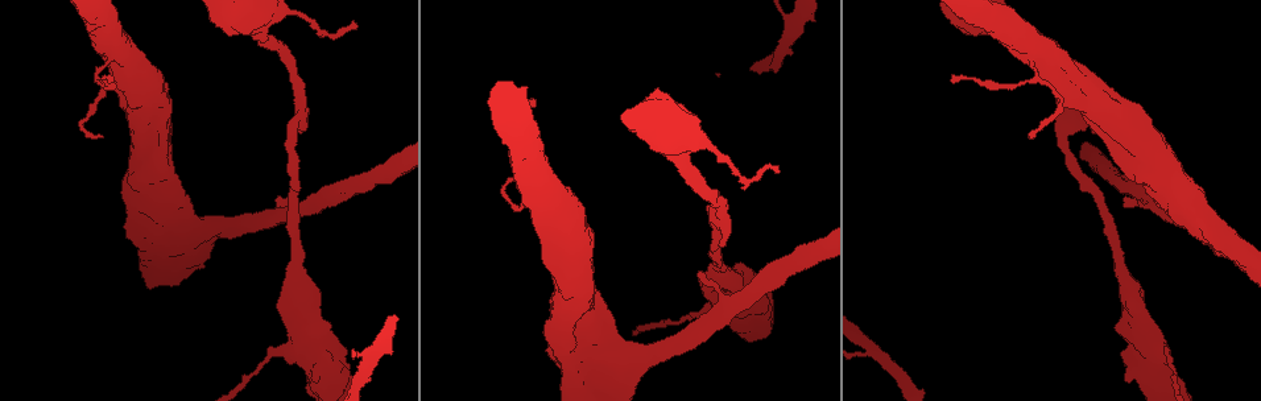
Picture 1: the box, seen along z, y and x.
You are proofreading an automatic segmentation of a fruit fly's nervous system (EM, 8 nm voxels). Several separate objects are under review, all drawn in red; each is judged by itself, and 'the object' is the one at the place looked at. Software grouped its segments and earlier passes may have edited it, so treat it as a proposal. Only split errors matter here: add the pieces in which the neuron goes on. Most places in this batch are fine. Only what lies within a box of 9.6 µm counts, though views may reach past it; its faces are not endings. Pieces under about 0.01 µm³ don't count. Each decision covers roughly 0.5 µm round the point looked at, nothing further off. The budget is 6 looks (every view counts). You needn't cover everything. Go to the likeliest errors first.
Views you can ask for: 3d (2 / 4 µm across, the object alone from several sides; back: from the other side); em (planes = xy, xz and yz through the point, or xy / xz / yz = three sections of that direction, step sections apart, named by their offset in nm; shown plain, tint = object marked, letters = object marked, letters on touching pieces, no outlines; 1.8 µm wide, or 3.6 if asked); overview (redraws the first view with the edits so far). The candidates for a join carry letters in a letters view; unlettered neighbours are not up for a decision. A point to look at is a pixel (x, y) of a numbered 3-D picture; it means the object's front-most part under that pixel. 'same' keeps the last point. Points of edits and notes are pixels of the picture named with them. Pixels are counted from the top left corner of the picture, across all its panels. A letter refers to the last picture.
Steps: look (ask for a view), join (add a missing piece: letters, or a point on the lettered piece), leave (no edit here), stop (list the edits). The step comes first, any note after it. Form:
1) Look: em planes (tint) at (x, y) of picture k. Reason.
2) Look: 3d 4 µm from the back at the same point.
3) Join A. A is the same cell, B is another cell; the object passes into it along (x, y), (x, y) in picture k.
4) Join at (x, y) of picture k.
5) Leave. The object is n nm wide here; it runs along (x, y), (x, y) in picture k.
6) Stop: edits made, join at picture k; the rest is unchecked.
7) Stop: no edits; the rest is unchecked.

Look: 3d 2 µm at (102, 138) of picture 1. Branch stops here.

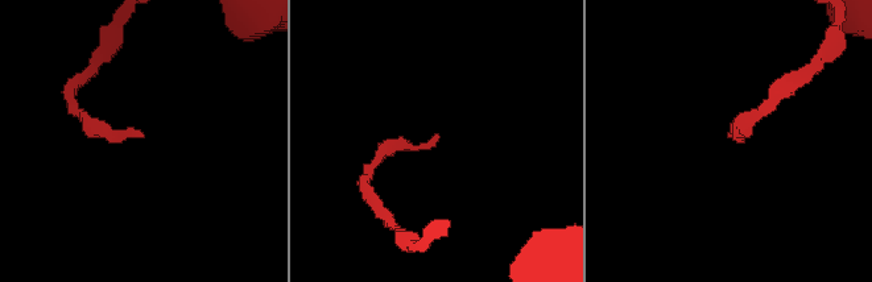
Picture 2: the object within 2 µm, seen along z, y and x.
Look: em xz step 16 (plain) at (136, 135) of picture 2. Now the EM.

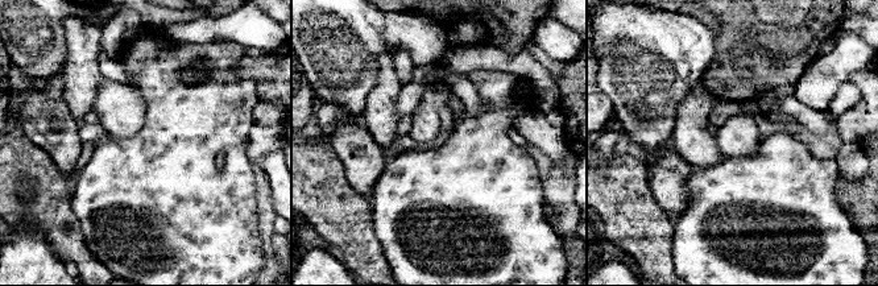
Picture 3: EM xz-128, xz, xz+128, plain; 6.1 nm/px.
Look: em xz step 16 (letters) at the same point.

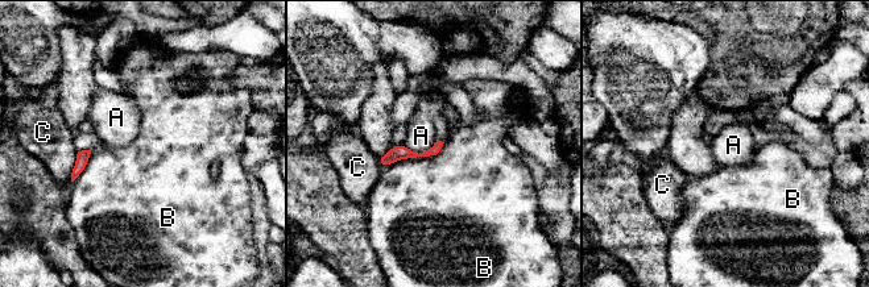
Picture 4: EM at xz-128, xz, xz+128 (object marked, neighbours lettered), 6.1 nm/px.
Leave. A, B and C are other cells; a border runs along (438, 140), (419, 152), (402, 144) in picture 4; none of them fits.

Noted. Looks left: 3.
Look: 3d 4 µm at (801, 21) of picture 1. A fork.

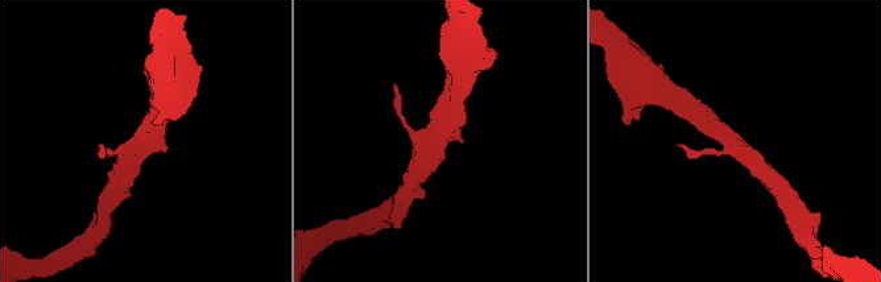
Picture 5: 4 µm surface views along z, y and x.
Look: em planes (plain) at (737, 145) of picture 5. 3 arms meet here.

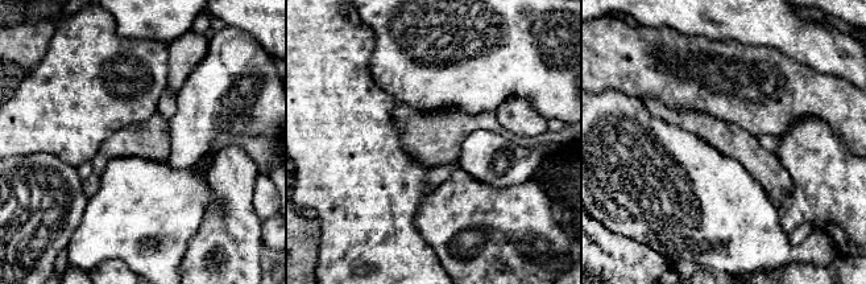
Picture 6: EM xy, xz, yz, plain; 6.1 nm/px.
Look: em planes (letters) at the same point. What lies round it.

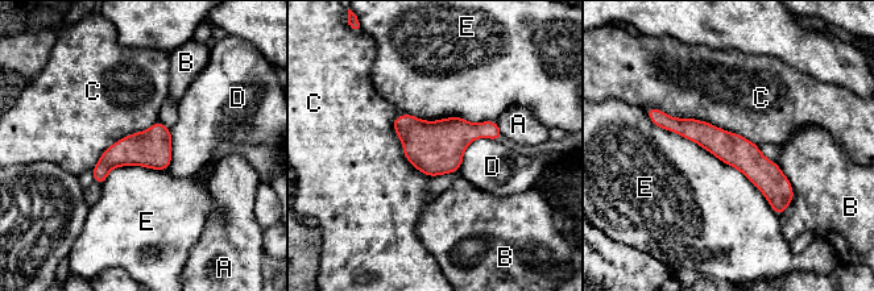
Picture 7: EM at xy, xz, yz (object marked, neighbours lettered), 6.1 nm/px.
Leave. A, B, C, D and E are other cells; it runs along (657, 120), (741, 153), (790, 196) in picture 7; none of them fits.

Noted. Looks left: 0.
Stop: no edits; the rest is unchecked.

